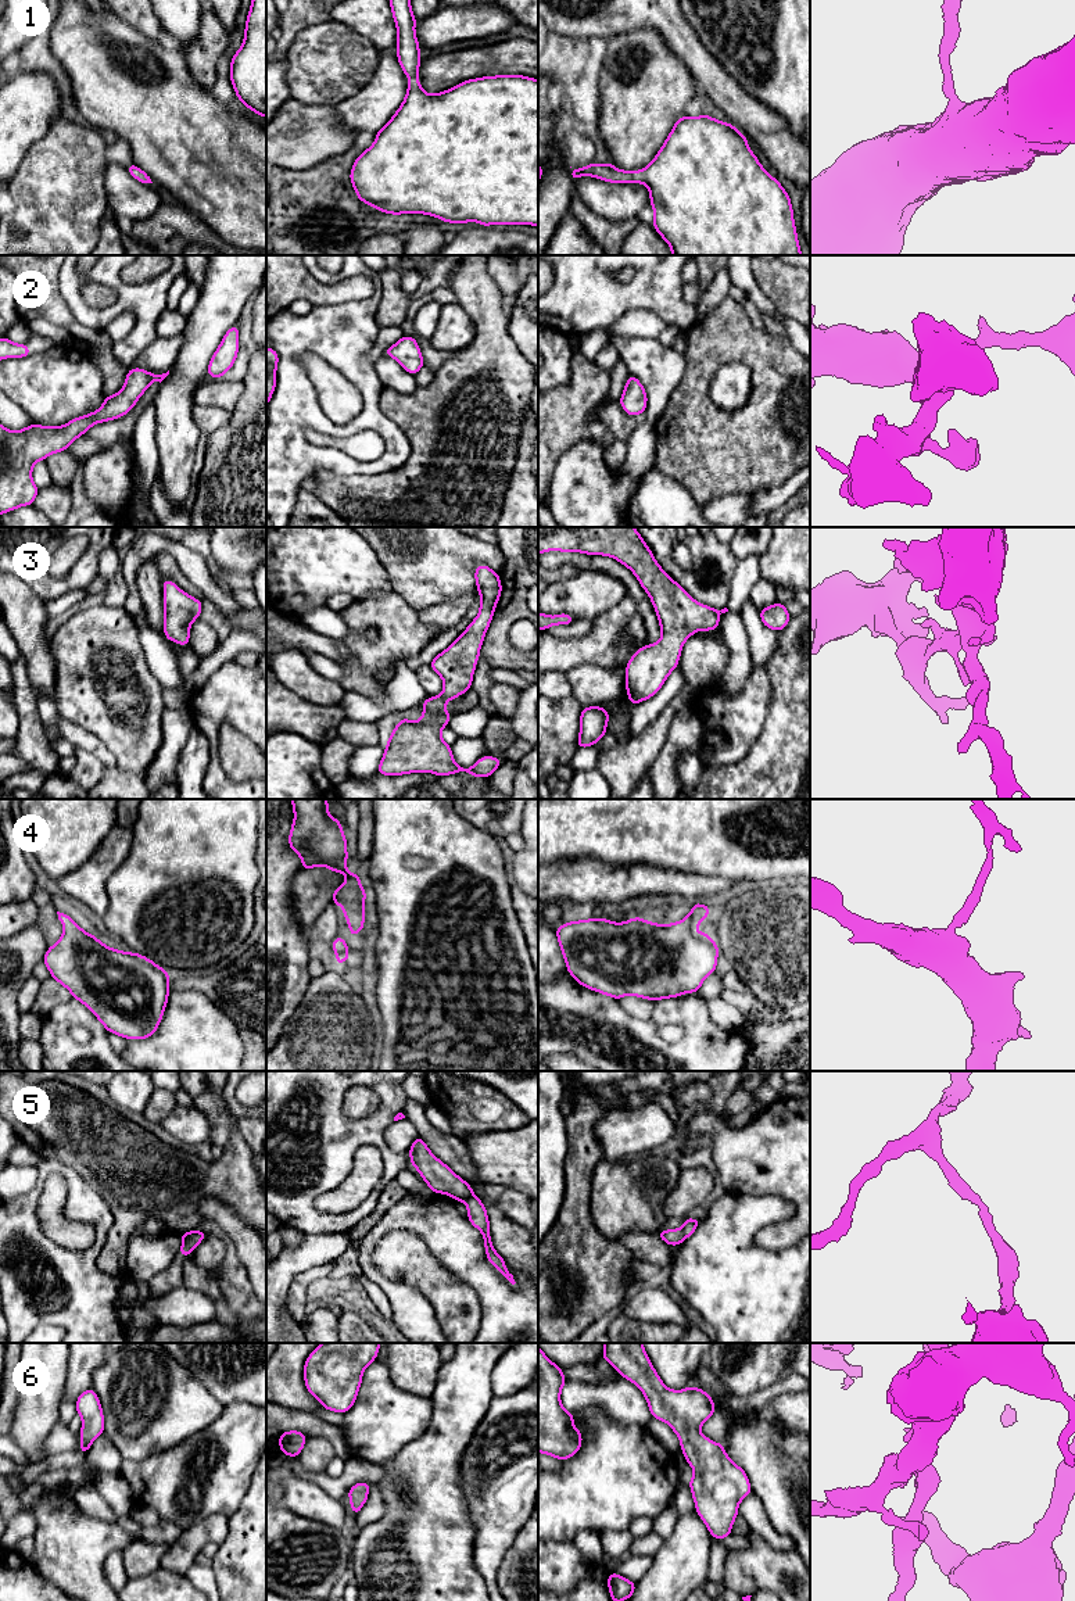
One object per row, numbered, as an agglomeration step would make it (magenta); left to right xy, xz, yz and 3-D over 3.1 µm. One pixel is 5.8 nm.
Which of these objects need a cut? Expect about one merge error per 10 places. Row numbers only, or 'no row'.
no row

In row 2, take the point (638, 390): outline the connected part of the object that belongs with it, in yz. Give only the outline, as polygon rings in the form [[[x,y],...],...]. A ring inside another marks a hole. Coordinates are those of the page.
[[[631,373],[628,375],[624,391],[620,398],[620,405],[630,416],[635,416],[645,412],[648,397],[644,386]]]

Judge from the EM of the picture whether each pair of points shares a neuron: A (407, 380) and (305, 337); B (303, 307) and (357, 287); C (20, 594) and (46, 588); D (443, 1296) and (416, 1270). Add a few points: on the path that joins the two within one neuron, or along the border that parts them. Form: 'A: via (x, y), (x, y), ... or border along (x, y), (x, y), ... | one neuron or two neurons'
A: border along (373, 364), (375, 372), (384, 387) | two neurons
B: border along (312, 304), (304, 300), (294, 300), (286, 310) | two neurons
C: border along (25, 584), (45, 601) | two neurons
D: via (436, 1289), (423, 1277) | one neuron

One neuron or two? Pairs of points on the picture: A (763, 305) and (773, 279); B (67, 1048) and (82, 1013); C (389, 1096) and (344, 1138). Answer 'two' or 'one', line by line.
A: two
B: one
C: one

